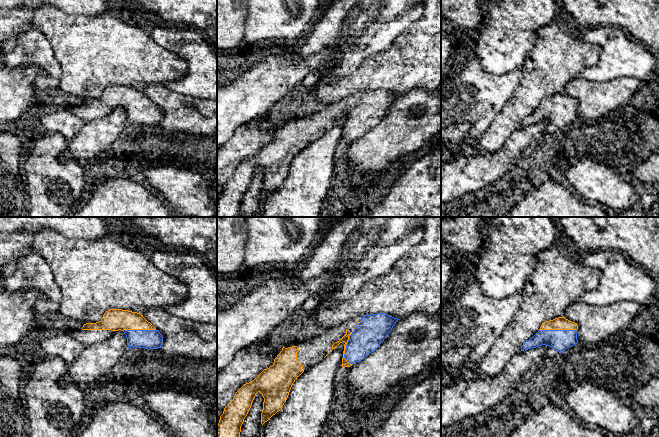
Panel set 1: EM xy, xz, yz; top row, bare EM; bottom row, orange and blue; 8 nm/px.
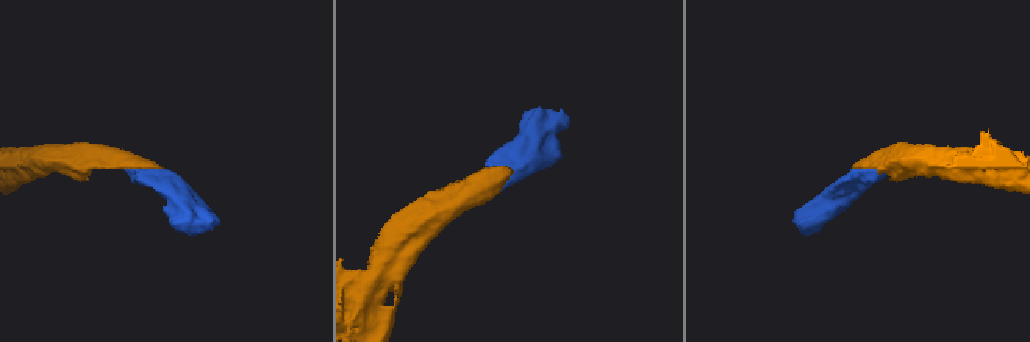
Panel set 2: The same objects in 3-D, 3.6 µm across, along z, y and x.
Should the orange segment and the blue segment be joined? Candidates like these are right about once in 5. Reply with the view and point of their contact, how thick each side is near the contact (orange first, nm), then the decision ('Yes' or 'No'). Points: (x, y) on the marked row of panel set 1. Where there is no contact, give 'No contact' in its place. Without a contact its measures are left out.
Touches orange at xz (347, 341). Thickness 50 nm (orange) against 240 nm. Yes

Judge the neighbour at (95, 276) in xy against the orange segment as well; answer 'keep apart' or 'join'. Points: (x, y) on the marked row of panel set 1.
keep apart

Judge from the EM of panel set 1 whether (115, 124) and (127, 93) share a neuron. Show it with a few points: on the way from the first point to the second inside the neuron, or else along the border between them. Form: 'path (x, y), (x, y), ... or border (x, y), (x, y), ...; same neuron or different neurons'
border (122, 106), (116, 106), (101, 118); different neurons

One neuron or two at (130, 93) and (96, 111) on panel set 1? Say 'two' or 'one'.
one

